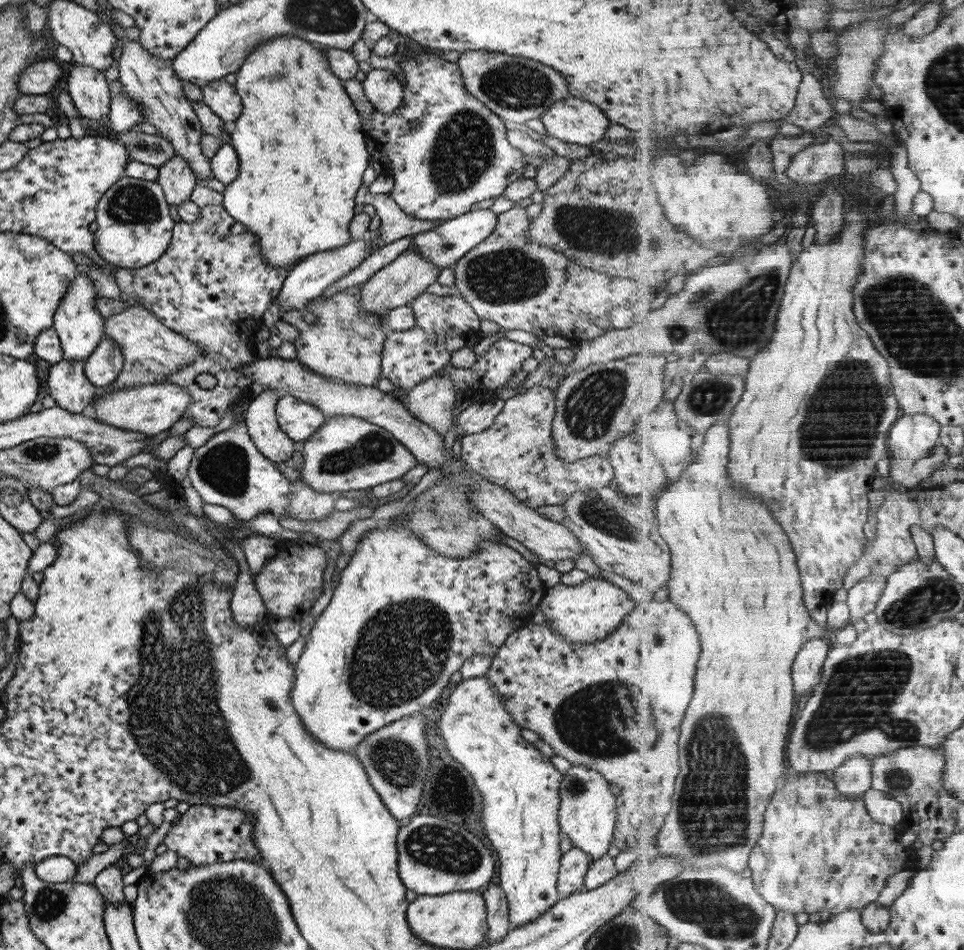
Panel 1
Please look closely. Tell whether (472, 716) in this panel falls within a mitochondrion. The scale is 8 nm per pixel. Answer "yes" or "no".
no

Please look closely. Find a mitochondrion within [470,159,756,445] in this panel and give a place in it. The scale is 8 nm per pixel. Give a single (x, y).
(594, 231)

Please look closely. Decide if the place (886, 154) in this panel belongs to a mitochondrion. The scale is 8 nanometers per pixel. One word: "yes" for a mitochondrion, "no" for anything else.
no

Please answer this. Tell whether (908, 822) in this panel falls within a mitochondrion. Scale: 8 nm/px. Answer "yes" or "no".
no

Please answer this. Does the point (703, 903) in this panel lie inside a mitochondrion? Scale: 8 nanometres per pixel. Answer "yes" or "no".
yes

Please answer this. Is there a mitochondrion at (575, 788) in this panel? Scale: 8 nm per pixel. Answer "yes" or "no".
yes

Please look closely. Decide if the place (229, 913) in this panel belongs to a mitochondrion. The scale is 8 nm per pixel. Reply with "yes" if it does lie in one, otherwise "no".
yes

